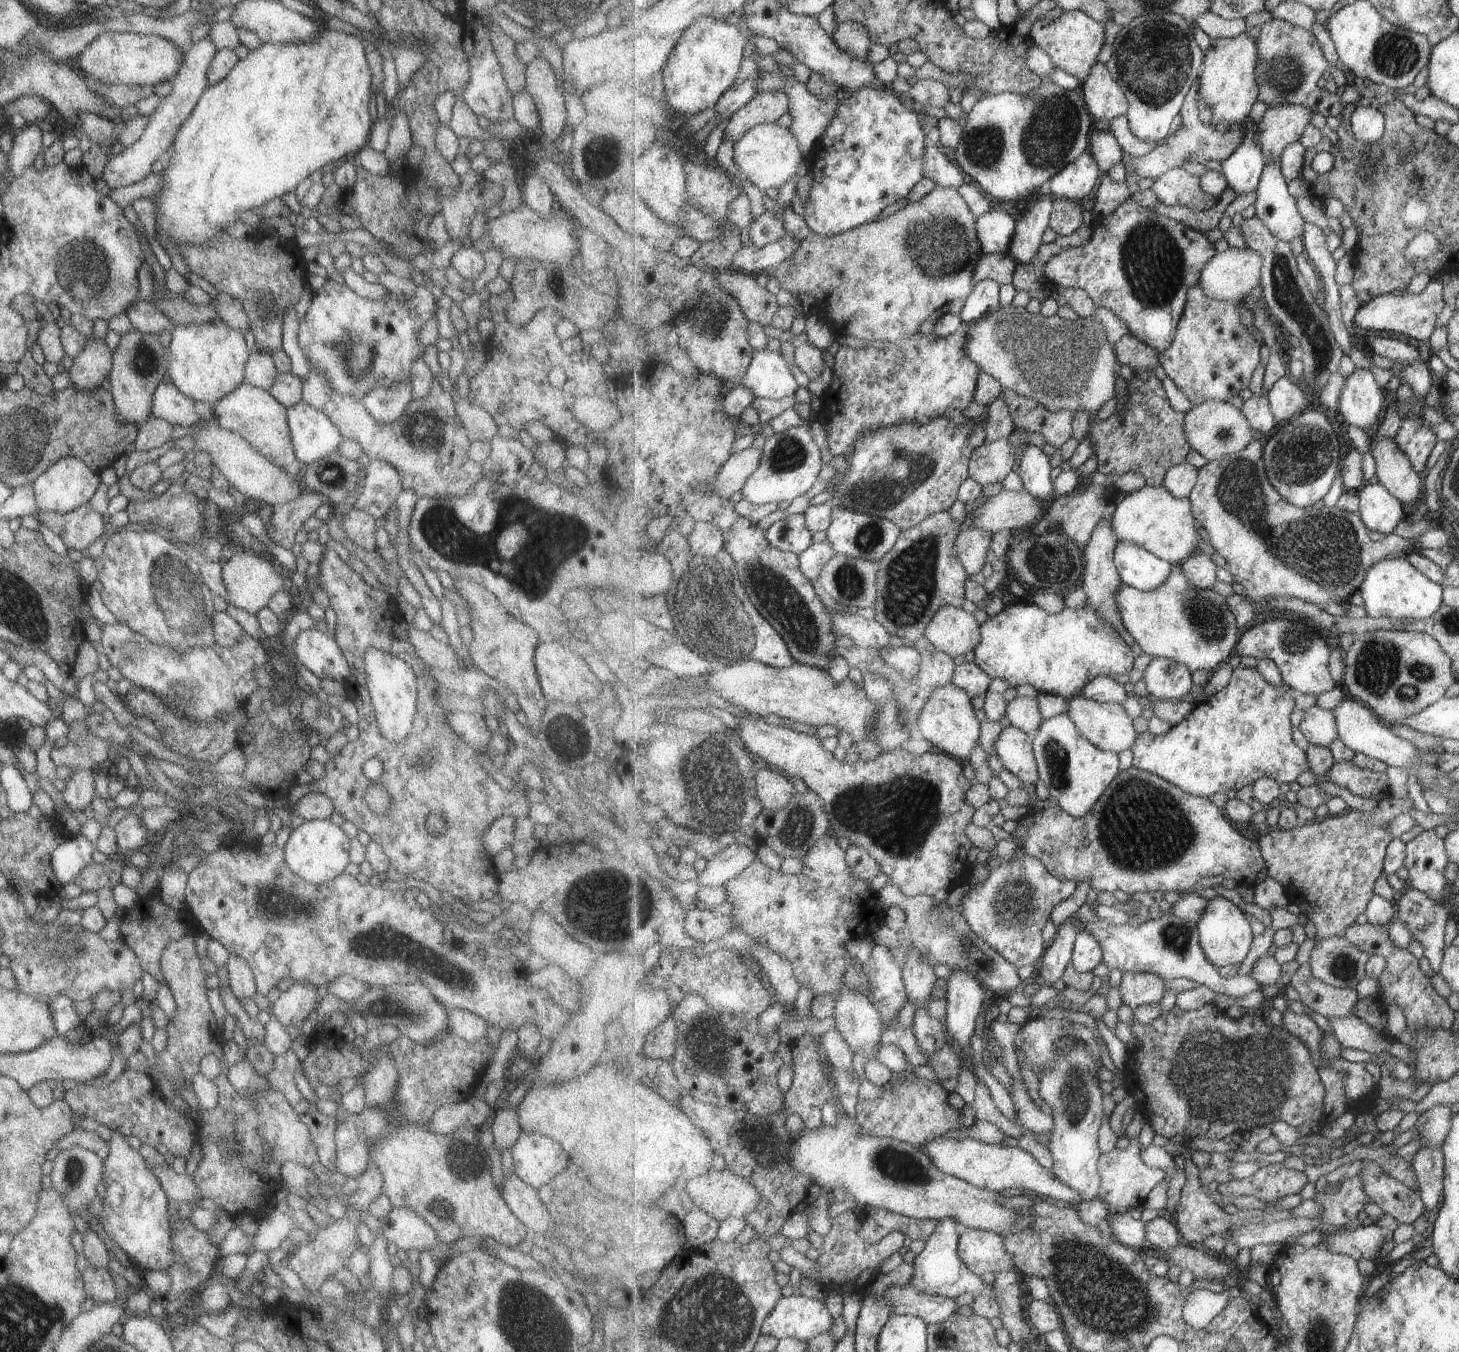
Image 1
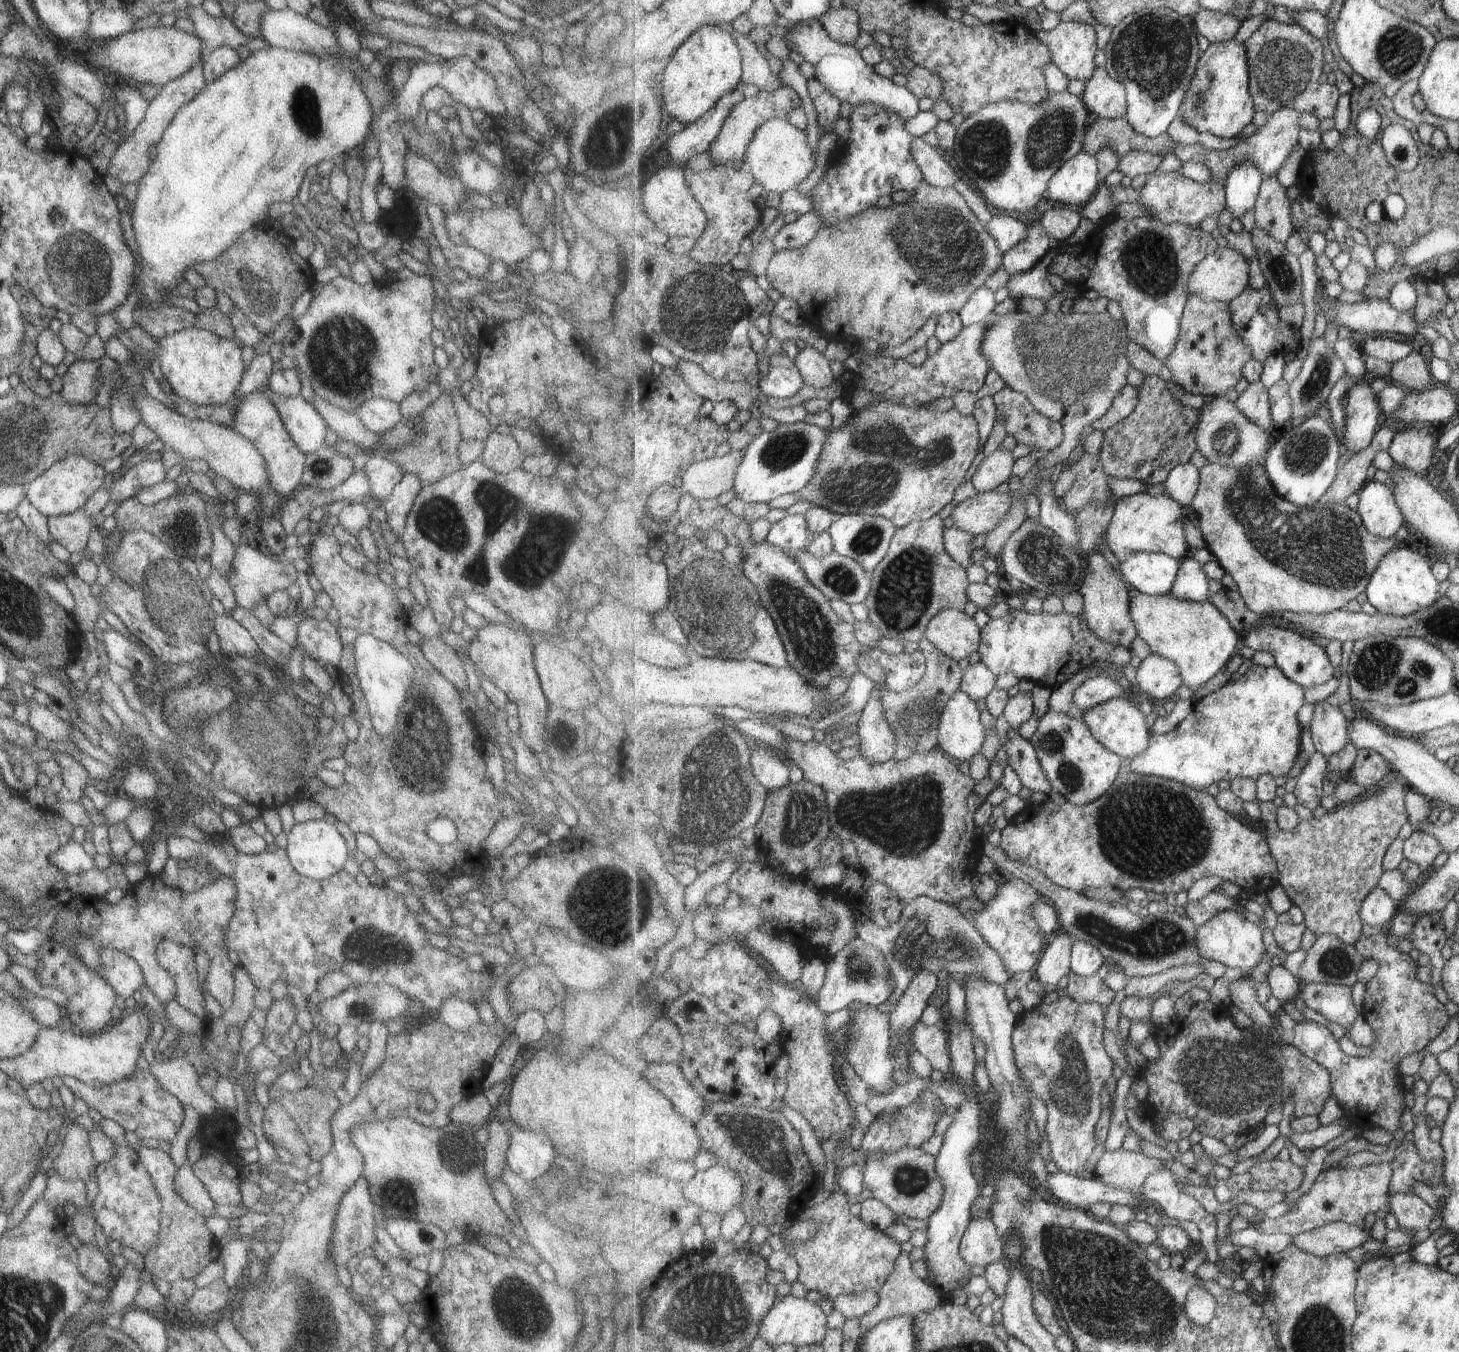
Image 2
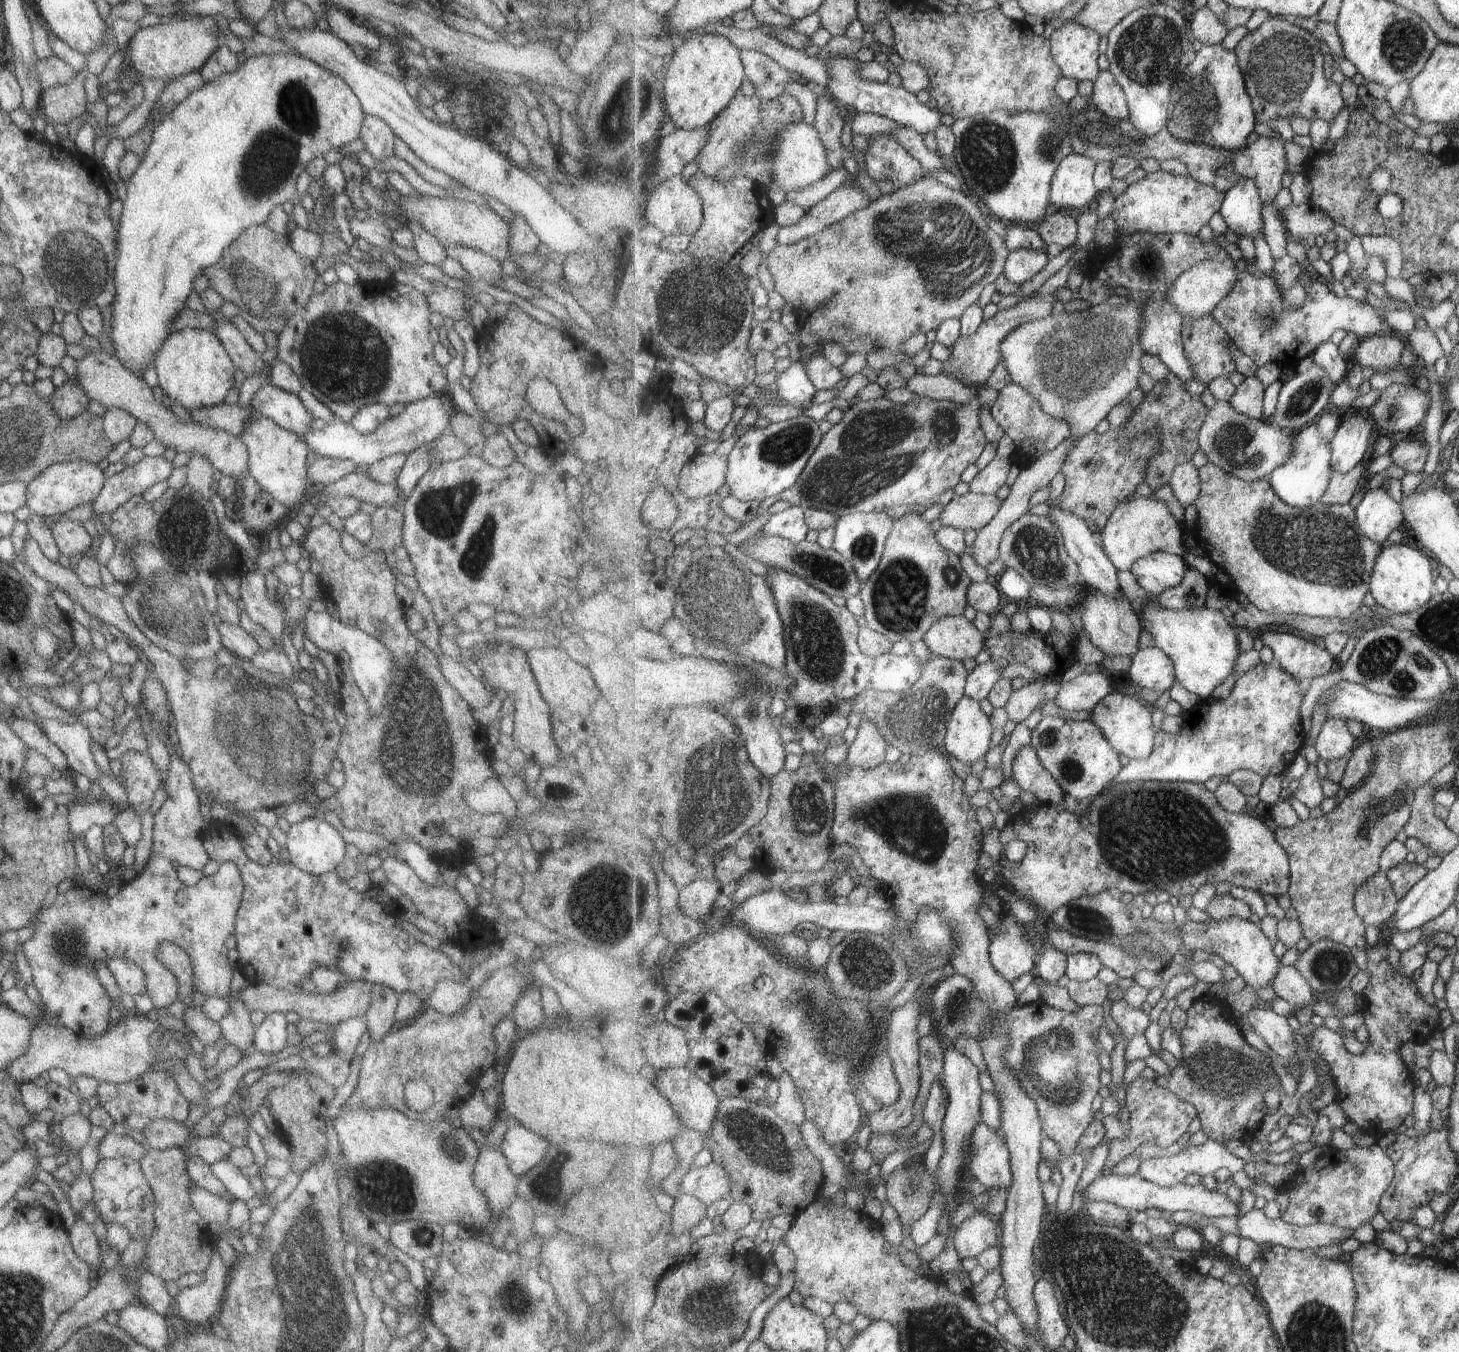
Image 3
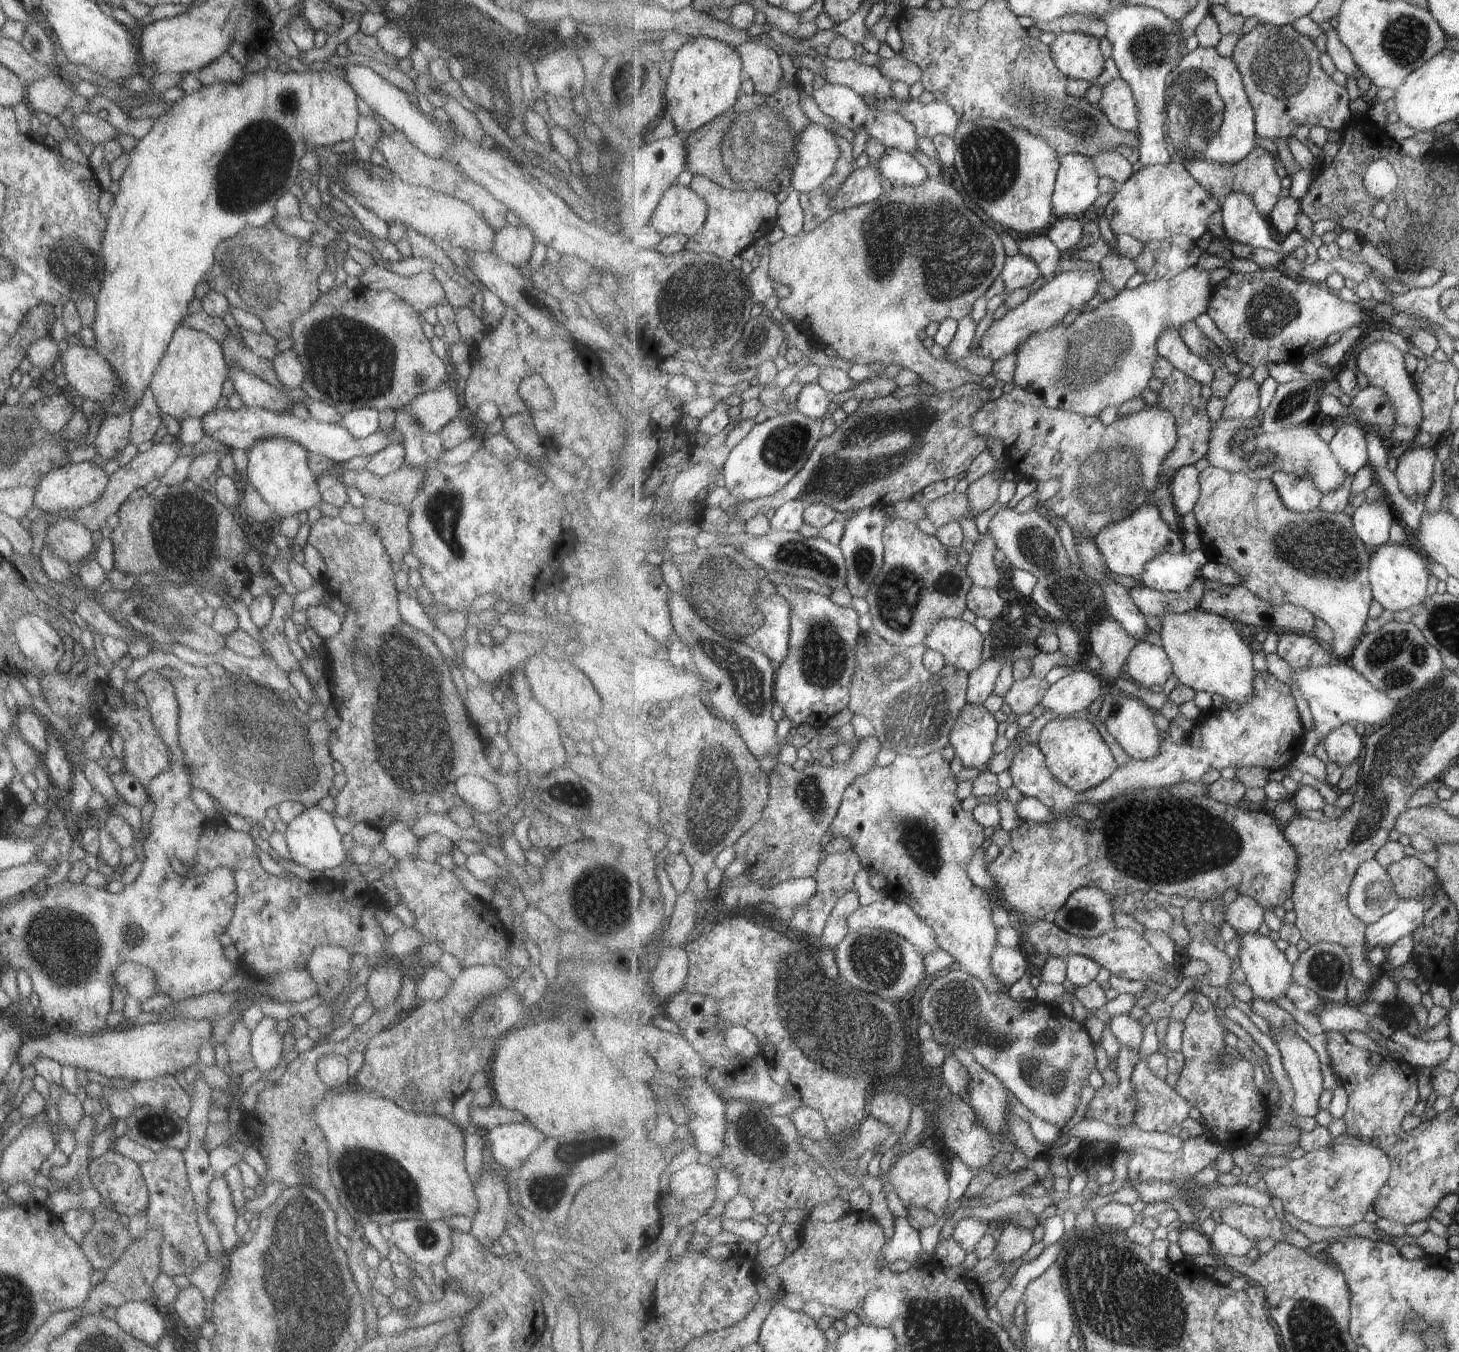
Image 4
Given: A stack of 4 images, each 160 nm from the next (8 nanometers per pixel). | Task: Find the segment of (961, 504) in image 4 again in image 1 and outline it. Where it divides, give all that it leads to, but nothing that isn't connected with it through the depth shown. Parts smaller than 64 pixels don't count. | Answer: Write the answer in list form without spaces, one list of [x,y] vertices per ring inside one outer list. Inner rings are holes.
[[[1024,489],[1021,491],[1004,490],[997,495],[988,497],[977,510],[975,510],[975,518],[973,518],[973,526],[982,530],[995,534],[1000,530],[1019,530],[1027,524],[1038,522],[1045,514],[1046,505],[1039,502],[1035,496],[1032,496]]]

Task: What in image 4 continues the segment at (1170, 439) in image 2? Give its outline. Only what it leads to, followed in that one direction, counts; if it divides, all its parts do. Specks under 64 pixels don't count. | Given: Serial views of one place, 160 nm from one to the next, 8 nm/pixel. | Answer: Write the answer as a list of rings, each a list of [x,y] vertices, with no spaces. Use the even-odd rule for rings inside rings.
[[[1175,369],[1171,376],[1163,381],[1163,389],[1158,392],[1156,402],[1151,405],[1174,413],[1179,428],[1178,443],[1162,466],[1161,485],[1169,486],[1172,476],[1180,468],[1199,462],[1208,453],[1211,431],[1213,431],[1215,422],[1211,421],[1211,418],[1205,414],[1206,402],[1201,396],[1201,388],[1203,388],[1203,384],[1197,379],[1192,379],[1187,373]]]

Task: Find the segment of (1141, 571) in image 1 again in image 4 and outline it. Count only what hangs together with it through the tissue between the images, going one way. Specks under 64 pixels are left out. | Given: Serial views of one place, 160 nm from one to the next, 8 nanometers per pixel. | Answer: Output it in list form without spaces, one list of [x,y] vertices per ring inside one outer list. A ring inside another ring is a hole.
[[[1204,549],[1184,550],[1182,553],[1166,552],[1146,564],[1141,584],[1158,591],[1183,592],[1197,578],[1202,577],[1201,568],[1208,562]]]

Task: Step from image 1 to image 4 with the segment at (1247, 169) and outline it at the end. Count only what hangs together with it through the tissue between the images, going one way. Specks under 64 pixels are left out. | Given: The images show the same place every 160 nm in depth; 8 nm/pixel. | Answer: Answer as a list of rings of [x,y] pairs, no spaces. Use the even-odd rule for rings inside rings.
[[[1232,192],[1222,204],[1222,222],[1225,230],[1224,239],[1228,242],[1241,242],[1250,244],[1253,247],[1263,247],[1272,251],[1284,252],[1291,255],[1291,252],[1299,246],[1305,246],[1305,238],[1297,231],[1293,231],[1287,240],[1282,239],[1275,231],[1269,216],[1265,216],[1257,206],[1254,196],[1246,192]]]

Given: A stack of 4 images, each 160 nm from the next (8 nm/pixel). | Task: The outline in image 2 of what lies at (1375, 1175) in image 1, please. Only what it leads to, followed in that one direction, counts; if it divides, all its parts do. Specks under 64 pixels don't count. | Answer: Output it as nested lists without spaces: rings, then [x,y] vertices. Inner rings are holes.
[[[1414,1193],[1390,1194],[1388,1210],[1394,1214],[1403,1230],[1412,1233],[1427,1229],[1436,1212],[1423,1198]]]

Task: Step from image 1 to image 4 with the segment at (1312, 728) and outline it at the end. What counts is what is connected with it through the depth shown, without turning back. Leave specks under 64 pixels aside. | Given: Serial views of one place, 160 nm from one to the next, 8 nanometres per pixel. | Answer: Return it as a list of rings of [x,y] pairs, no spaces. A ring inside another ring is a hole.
[[[1345,723],[1336,728],[1324,738],[1324,745],[1329,753],[1330,760],[1348,767],[1363,756],[1363,738],[1355,732],[1352,723]]]

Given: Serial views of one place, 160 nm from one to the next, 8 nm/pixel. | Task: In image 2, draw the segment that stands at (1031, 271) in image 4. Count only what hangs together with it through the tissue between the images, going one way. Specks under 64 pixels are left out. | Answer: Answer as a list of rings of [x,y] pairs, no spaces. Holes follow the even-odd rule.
[[[1038,219],[1029,227],[1029,236],[1004,255],[1003,268],[1009,275],[1031,272],[1047,252],[1051,252],[1051,237]]]

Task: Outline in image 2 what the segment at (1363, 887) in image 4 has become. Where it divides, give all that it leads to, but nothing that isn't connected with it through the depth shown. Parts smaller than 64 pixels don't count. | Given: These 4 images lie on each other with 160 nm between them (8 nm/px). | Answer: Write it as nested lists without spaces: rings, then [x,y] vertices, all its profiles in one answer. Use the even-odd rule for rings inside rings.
[[[1378,887],[1363,902],[1361,916],[1366,924],[1387,929],[1400,908],[1401,902],[1396,902],[1383,888]]]

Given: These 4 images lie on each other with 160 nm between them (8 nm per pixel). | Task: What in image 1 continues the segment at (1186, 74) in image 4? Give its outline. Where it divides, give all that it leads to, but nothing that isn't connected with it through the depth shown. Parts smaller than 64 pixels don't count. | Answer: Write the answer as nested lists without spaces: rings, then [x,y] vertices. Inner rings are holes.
[[[1249,34],[1213,39],[1211,48],[1206,51],[1203,73],[1198,79],[1199,94],[1204,105],[1199,114],[1200,120],[1222,130],[1248,123],[1251,108],[1260,94],[1258,65],[1258,42]]]

